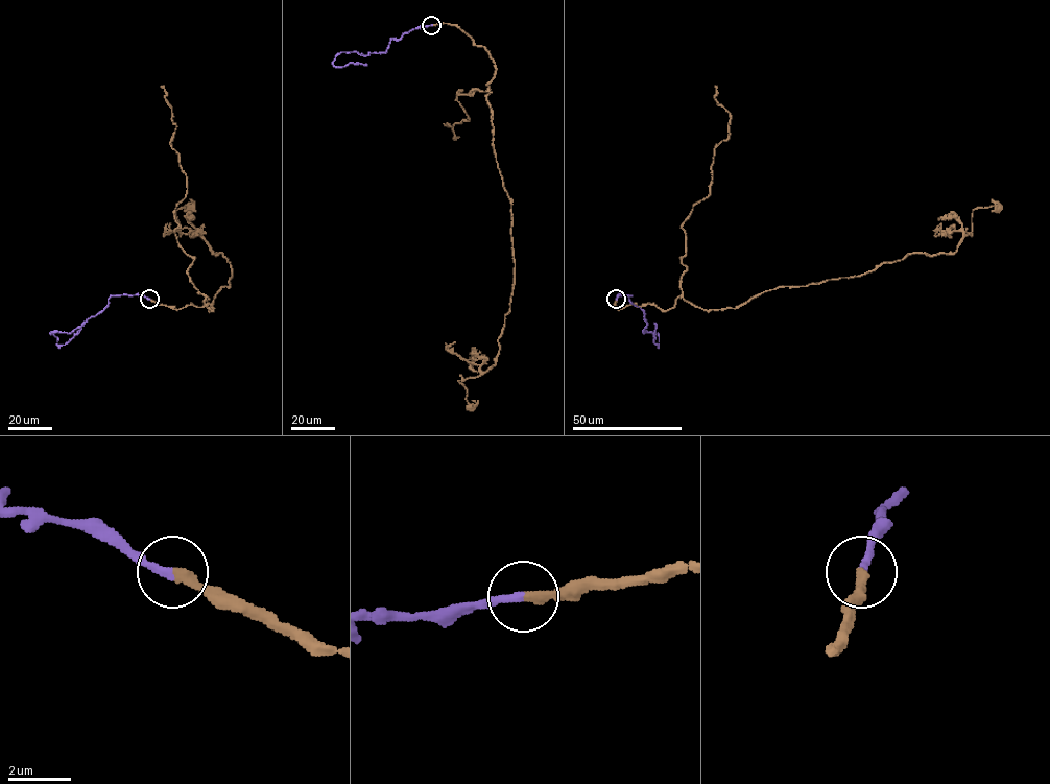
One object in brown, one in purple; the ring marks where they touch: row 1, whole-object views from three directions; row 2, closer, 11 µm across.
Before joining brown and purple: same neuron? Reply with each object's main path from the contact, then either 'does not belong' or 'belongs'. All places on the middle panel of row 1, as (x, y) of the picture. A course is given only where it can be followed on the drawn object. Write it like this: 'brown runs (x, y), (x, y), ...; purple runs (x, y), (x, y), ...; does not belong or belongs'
brown runs (432, 25), (458, 26), (493, 60), (486, 100), (511, 204), (509, 310), (496, 362), (458, 381), (470, 407); purple runs (432, 25), (405, 32), (399, 40), (390, 39), (385, 51), (366, 55), (340, 51), (333, 65), (366, 64); belongs

